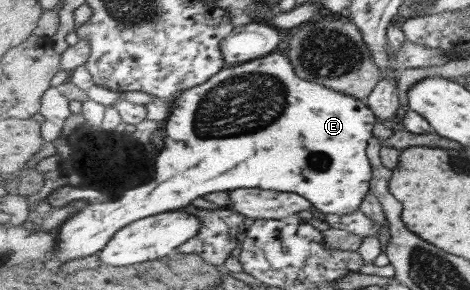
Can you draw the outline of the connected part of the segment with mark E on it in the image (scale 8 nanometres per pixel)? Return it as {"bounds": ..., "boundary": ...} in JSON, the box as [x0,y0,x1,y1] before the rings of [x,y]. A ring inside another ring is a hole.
{"bounds":[43,49,378,267],"boundary":[[[283,49],[272,52],[266,57],[238,64],[237,66],[225,67],[221,72],[218,72],[218,75],[206,81],[205,84],[189,89],[169,103],[171,105],[172,113],[170,113],[170,117],[168,117],[165,125],[165,147],[156,158],[156,178],[150,180],[147,184],[129,188],[117,200],[92,203],[90,207],[77,211],[56,229],[58,231],[58,249],[56,249],[54,257],[44,257],[43,263],[45,265],[50,266],[51,264],[54,264],[55,267],[57,267],[65,261],[70,261],[70,259],[98,254],[106,247],[106,244],[113,239],[116,233],[120,232],[121,229],[124,229],[127,225],[133,224],[134,221],[151,216],[158,216],[159,214],[174,210],[183,210],[183,208],[190,206],[190,203],[192,203],[194,199],[204,197],[206,193],[218,193],[220,191],[233,192],[234,190],[242,188],[260,188],[276,192],[294,192],[306,197],[306,199],[308,199],[320,213],[324,213],[324,215],[356,214],[361,210],[366,197],[371,193],[370,186],[374,178],[374,173],[373,164],[369,161],[367,149],[372,143],[374,127],[376,127],[376,122],[378,122],[373,109],[366,100],[361,100],[360,98],[338,91],[337,89],[326,87],[318,82],[306,81],[306,78],[300,77],[295,72],[293,62],[290,61],[290,58]]]}

